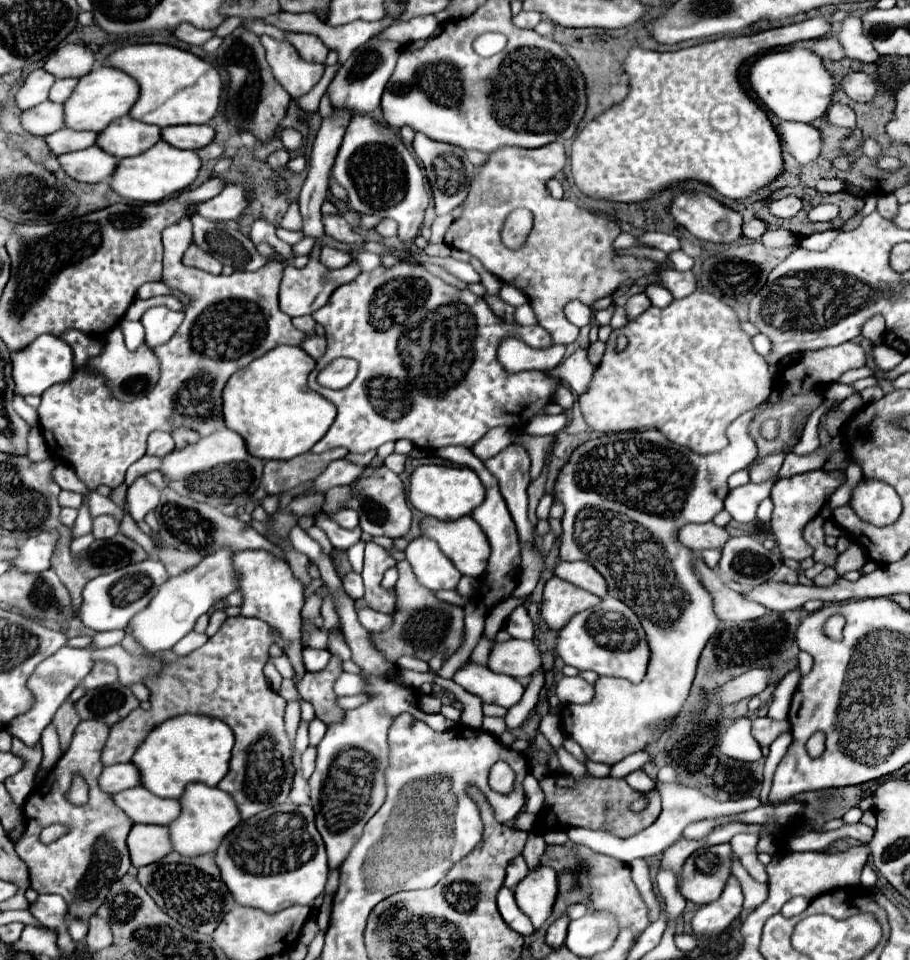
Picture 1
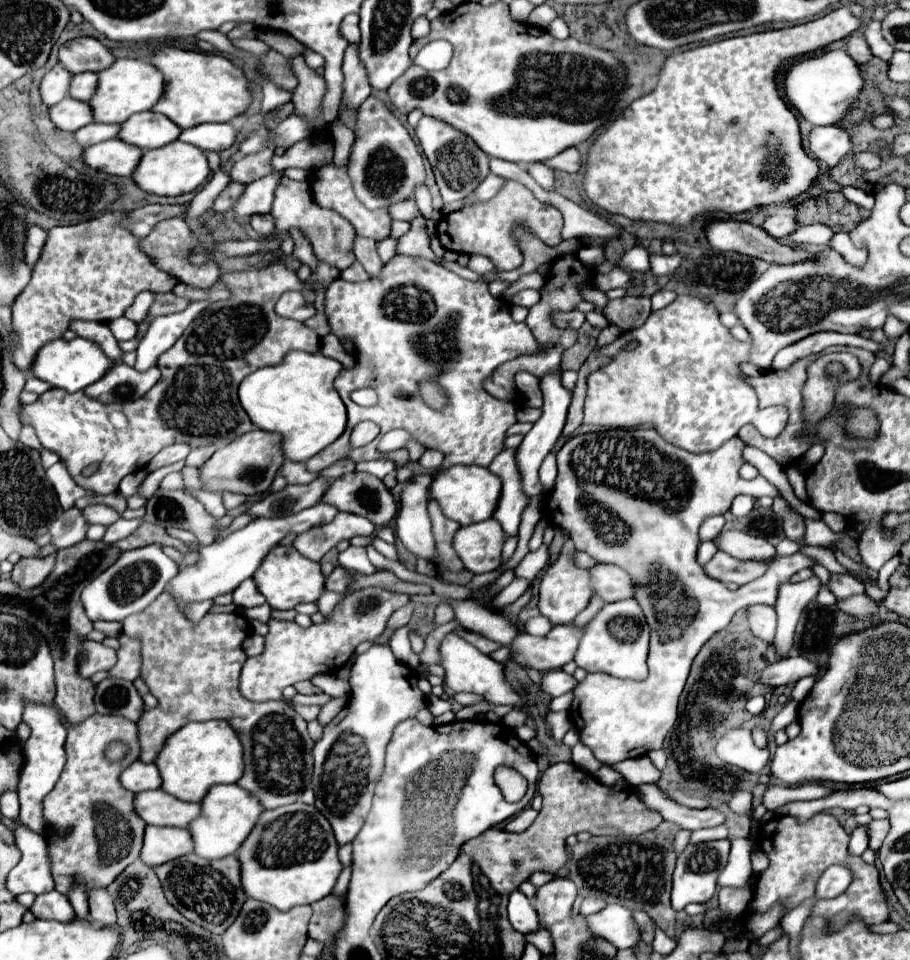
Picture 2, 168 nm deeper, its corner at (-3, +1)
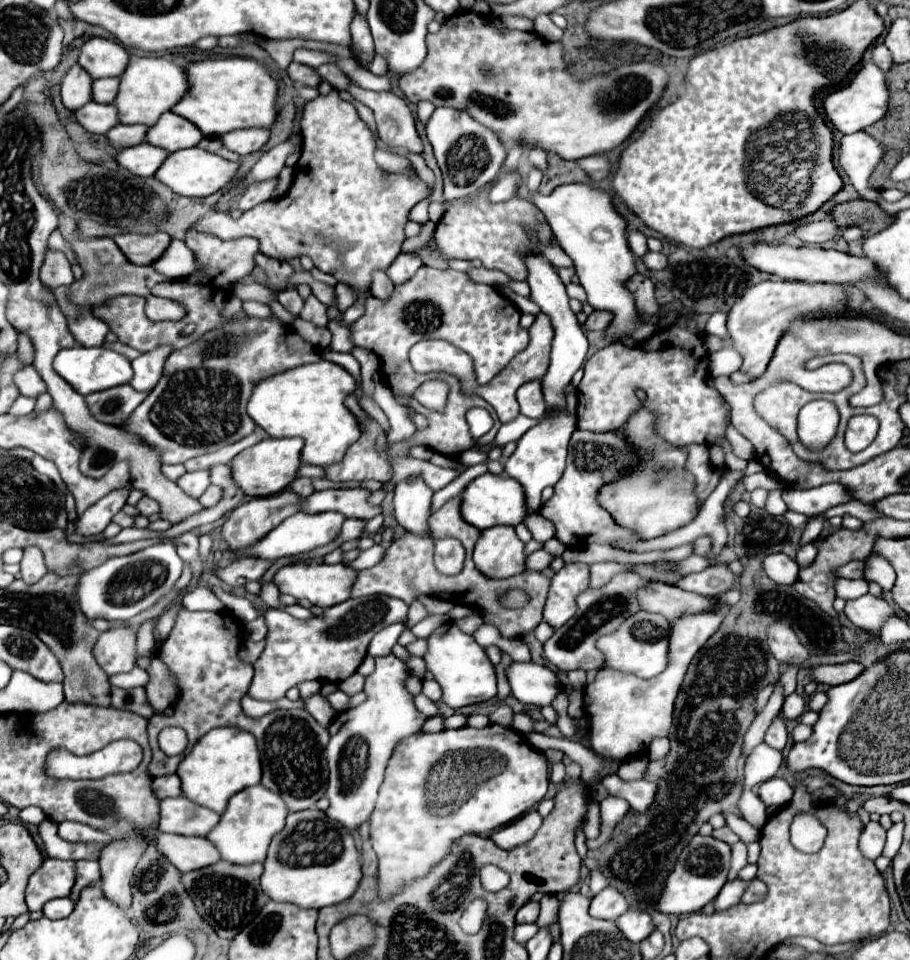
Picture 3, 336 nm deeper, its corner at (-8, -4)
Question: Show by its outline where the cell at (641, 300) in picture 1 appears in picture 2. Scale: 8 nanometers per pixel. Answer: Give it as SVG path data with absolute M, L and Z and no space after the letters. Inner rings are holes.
M624 296L618 300L610 300L608 306L604 308L604 314L606 314L608 322L616 324L622 332L638 328L650 316L650 298Z

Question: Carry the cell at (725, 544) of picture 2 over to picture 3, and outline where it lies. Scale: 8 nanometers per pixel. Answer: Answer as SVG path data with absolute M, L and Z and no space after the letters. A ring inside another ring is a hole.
M785 553L767 555L763 559L763 569L775 583L781 583L781 585L793 585L799 575L799 565Z

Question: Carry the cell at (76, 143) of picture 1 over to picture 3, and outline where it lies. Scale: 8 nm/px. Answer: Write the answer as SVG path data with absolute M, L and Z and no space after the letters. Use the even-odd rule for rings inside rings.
M117 125L113 131L107 133L107 139L117 149L125 149L125 147L133 147L137 143L143 143L147 131L149 131L147 125Z

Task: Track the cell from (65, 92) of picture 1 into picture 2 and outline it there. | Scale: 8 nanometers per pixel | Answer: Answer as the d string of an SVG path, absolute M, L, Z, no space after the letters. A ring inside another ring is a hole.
M82 72L82 74L74 74L72 76L72 84L68 88L68 94L76 100L90 100L92 94L96 92L98 86L98 74L94 72Z

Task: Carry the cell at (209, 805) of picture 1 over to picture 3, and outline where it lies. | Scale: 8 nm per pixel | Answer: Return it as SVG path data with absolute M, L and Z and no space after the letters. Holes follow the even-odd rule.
M263 785L249 787L229 799L227 811L221 815L219 825L207 835L207 839L215 843L223 861L239 863L239 865L251 865L257 861L265 861L269 841L277 833L281 833L281 829L285 827L287 815L289 815L289 809L285 809L285 801L281 801L277 793L265 789Z

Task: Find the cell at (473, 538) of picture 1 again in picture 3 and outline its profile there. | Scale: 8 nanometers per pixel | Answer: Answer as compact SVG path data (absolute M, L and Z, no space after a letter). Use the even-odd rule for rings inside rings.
M491 527L491 529L485 529L475 545L475 553L473 553L473 561L475 561L475 567L485 573L487 577L493 577L493 579L505 579L505 577L511 577L511 575L517 575L517 573L523 573L525 571L525 561L527 561L527 555L525 555L525 543L515 535L515 529L513 527Z

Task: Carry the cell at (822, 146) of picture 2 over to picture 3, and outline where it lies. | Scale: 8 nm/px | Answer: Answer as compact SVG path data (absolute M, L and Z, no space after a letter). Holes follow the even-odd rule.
M865 131L845 135L841 141L841 155L839 155L841 171L849 175L853 187L863 199L877 199L881 195L881 191L871 187L869 177L883 159L885 151L887 151L885 145L879 139L867 135Z

